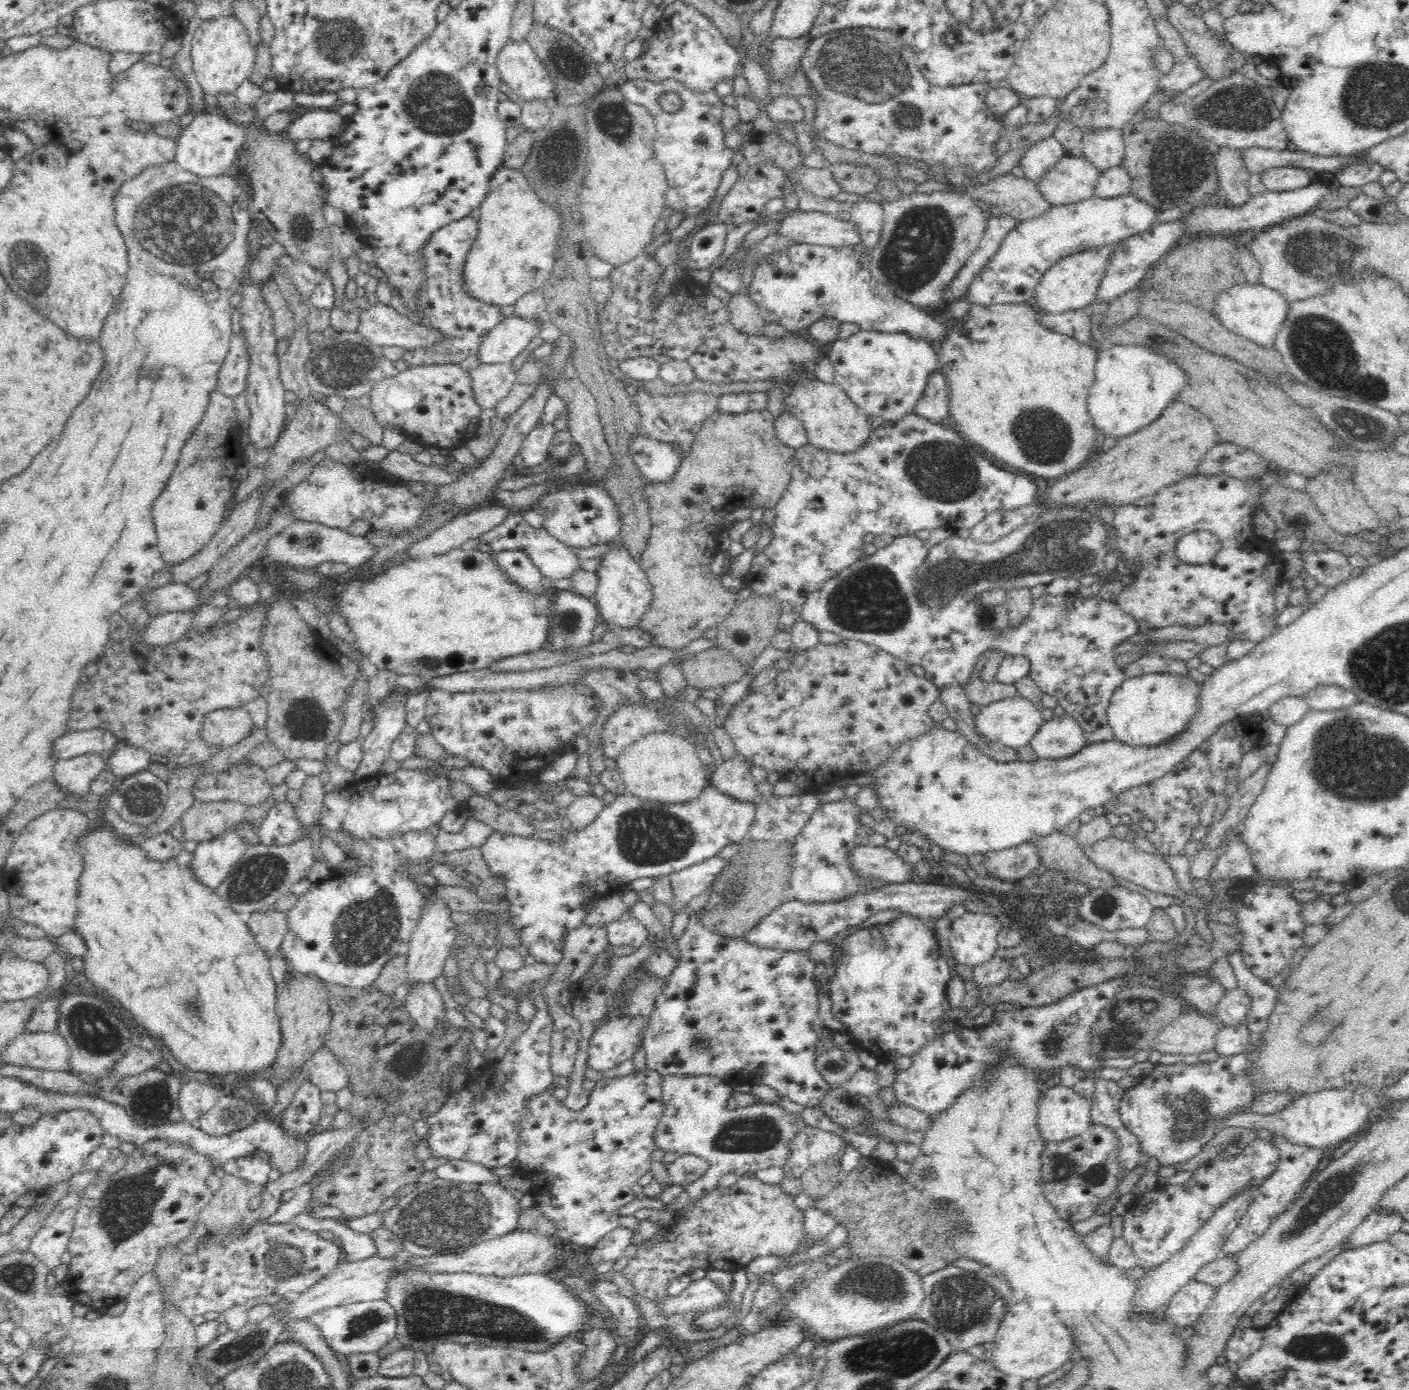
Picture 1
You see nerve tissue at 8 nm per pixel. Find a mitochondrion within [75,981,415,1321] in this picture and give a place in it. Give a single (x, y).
(125, 1207)

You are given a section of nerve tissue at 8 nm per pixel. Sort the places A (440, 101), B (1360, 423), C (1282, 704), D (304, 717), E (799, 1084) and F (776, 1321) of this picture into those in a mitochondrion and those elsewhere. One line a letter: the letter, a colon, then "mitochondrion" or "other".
A: mitochondrion
B: mitochondrion
C: other
D: mitochondrion
E: other
F: other

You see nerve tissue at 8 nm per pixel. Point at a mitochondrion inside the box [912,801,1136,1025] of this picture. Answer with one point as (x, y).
(1102, 909)

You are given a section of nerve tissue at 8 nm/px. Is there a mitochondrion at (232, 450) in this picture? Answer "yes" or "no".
no

